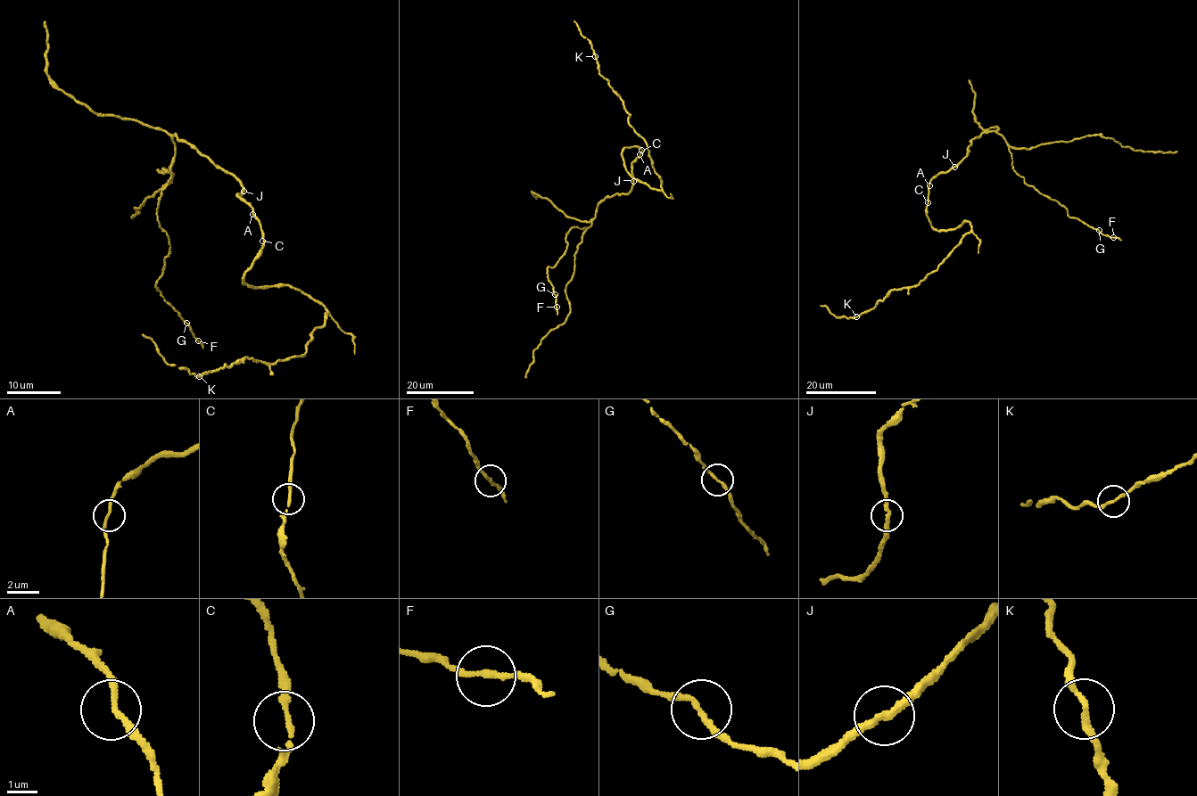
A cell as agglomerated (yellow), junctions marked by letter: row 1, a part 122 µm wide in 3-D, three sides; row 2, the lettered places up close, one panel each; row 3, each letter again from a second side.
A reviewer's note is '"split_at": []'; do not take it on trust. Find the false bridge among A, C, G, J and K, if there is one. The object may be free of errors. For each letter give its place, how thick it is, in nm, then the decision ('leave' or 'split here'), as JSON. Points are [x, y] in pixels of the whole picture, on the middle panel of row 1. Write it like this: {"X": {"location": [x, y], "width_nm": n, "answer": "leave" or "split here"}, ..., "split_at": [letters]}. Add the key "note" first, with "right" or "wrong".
{"note": "right", "A": {"location": [639, 154], "width_nm": 180, "answer": "leave"}, "C": {"location": [641, 150], "width_nm": 180, "answer": "leave"}, "G": {"location": [555, 294], "width_nm": 170, "answer": "leave"}, "J": {"location": [633, 181], "width_nm": 260, "answer": "leave"}, "K": {"location": [595, 56], "width_nm": 200, "answer": "leave"}, "split_at": []}

